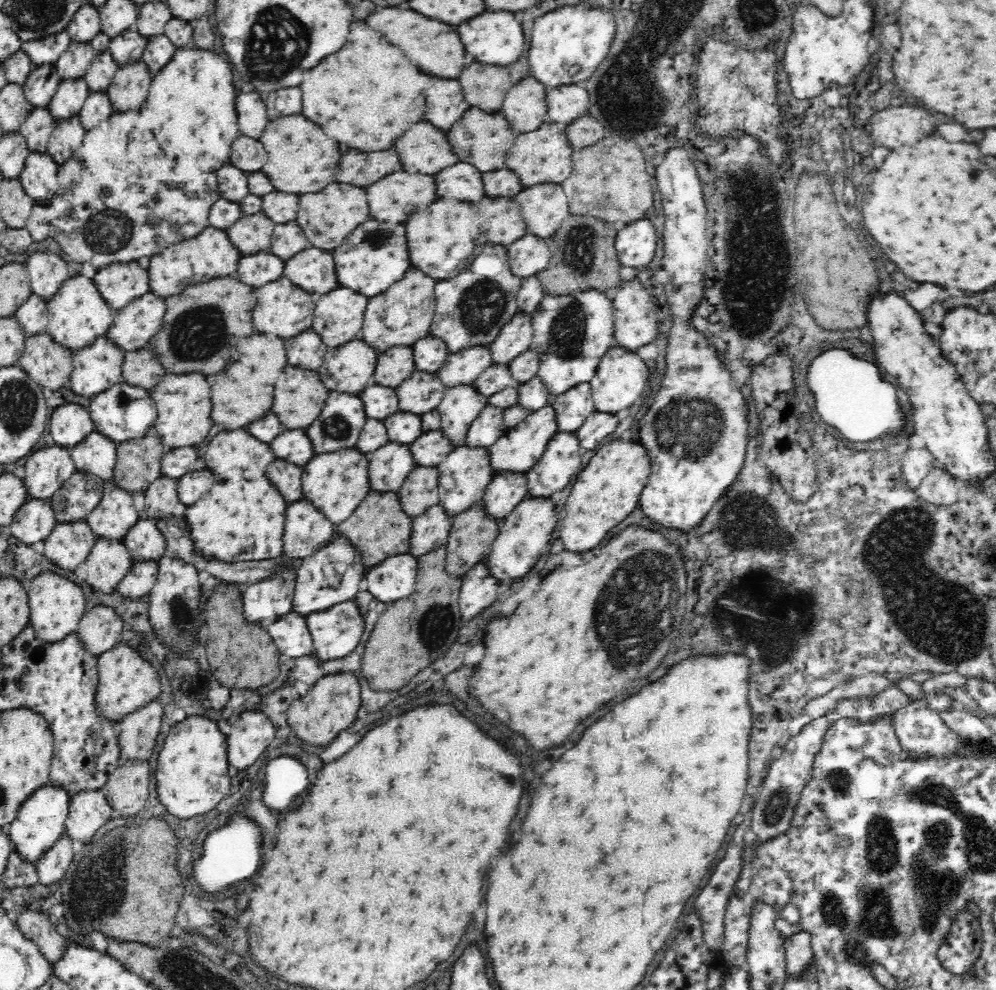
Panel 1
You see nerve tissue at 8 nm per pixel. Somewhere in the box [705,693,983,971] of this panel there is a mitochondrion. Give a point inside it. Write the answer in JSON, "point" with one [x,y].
{"point":[876,917]}

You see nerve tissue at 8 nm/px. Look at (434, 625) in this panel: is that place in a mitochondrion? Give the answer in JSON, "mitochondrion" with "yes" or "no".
{"mitochondrion":"yes"}

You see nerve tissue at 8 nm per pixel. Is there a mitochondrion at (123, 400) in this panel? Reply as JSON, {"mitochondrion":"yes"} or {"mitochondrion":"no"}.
{"mitochondrion":"yes"}

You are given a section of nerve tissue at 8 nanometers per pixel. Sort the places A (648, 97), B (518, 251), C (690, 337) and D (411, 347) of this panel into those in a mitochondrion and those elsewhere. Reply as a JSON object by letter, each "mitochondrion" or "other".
{"A":"mitochondrion","B":"other","C":"other","D":"other"}

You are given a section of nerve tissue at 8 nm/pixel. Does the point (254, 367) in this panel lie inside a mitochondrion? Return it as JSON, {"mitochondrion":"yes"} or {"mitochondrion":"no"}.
{"mitochondrion":"no"}

